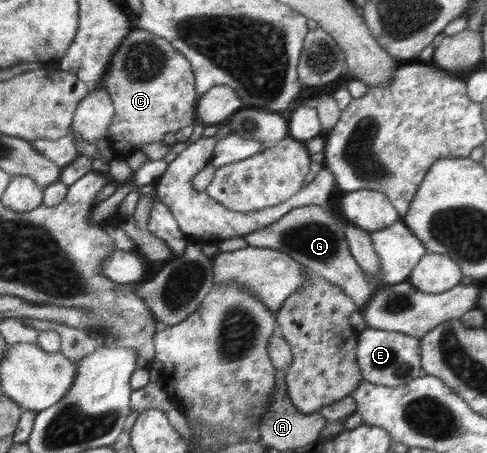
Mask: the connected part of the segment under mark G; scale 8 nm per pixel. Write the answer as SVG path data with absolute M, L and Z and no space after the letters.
M306 205L288 211L278 221L243 238L248 246L275 249L288 254L301 266L340 287L354 300L356 310L362 311L377 289L376 285L370 285L362 268L352 257L344 230L346 222L342 217L337 217L323 205Z

